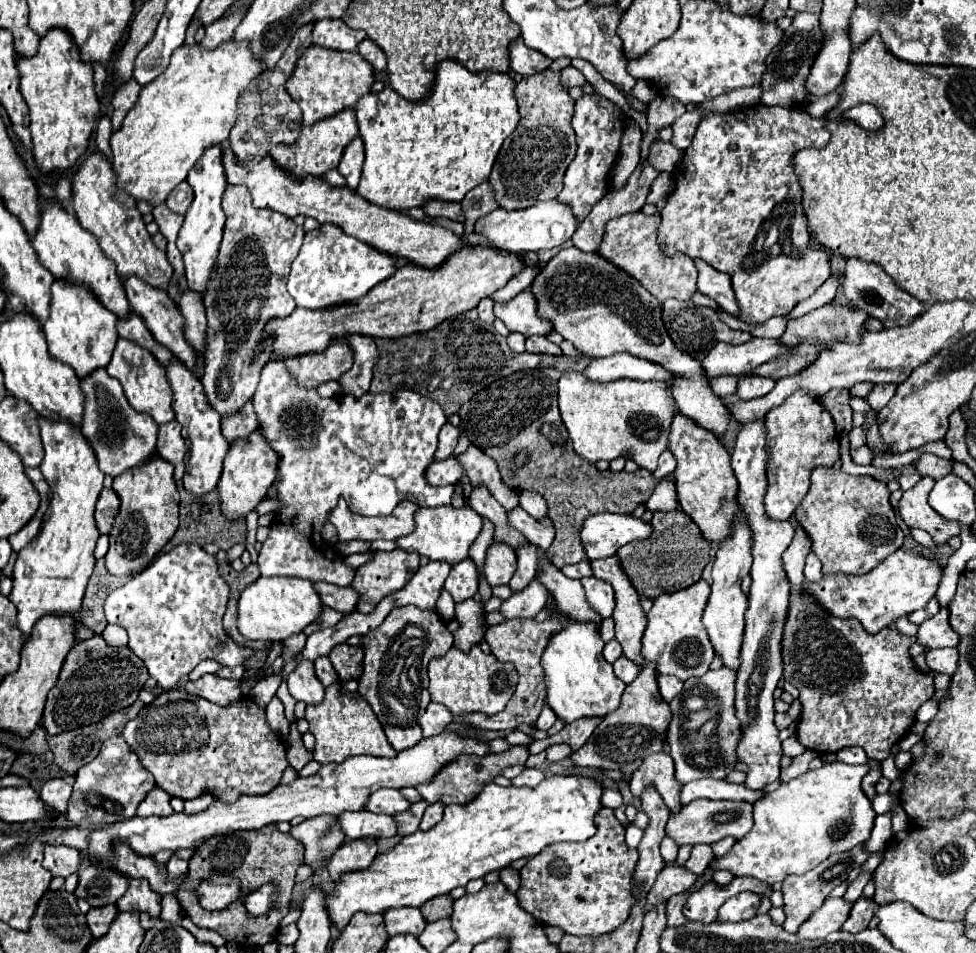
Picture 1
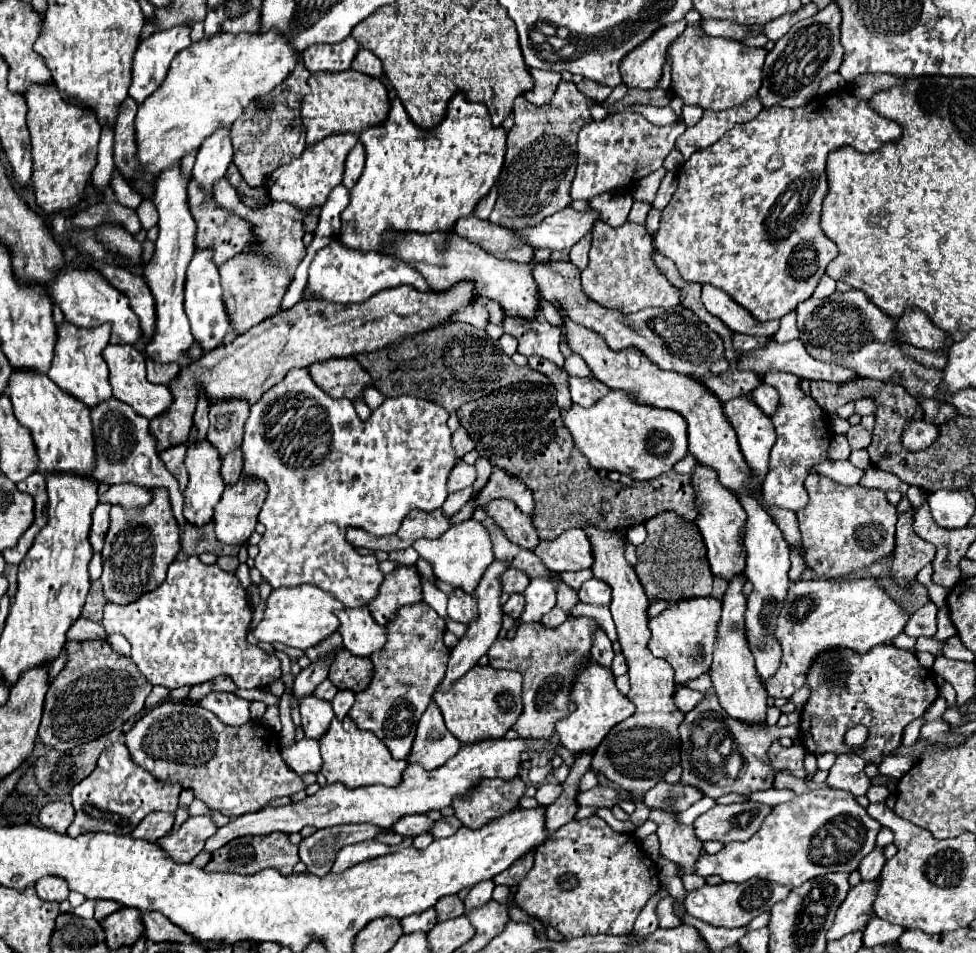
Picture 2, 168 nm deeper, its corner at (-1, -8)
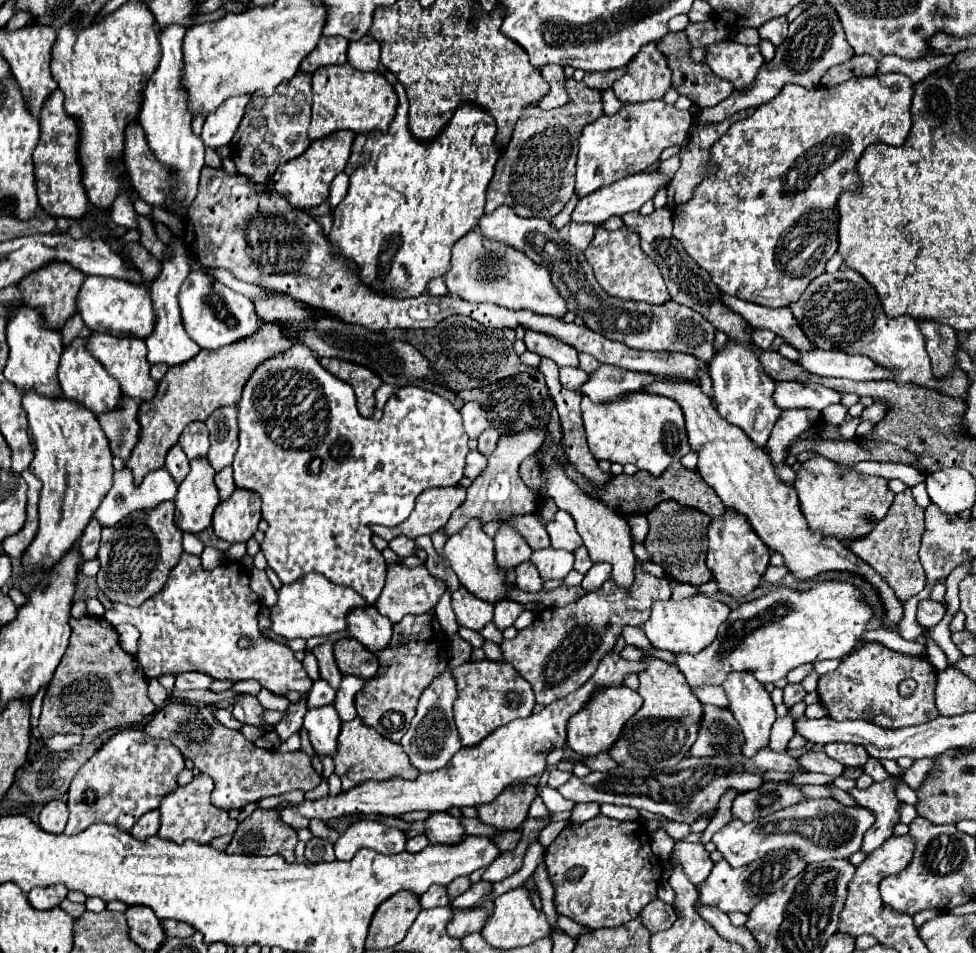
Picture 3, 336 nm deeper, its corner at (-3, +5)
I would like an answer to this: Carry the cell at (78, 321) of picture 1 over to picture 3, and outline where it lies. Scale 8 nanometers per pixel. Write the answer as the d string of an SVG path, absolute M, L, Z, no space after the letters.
M76 337L72 339L70 345L64 347L60 367L58 367L58 381L60 381L64 397L76 399L78 403L86 405L90 411L98 415L98 413L114 409L118 405L118 399L122 397L122 391L120 391L118 381L106 373L102 363L88 353L86 343L88 343L86 337Z

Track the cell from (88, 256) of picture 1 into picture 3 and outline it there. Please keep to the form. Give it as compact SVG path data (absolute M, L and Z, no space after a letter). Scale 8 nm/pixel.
M88 275L76 297L76 309L90 331L110 335L136 335L144 339L148 331L152 331L152 325L156 321L152 317L152 299L148 297L148 287L124 279L106 279Z

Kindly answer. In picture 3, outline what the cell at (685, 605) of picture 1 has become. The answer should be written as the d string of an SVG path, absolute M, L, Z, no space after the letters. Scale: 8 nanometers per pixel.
M696 593L694 597L678 603L674 603L672 599L656 601L652 605L652 615L642 629L656 649L666 649L672 653L700 653L700 649L706 649L716 639L718 627L726 621L728 613L730 609L726 603L718 601L716 597Z

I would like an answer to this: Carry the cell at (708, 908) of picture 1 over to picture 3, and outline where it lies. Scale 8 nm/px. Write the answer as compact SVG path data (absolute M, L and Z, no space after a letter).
M782 849L778 855L768 855L760 861L754 861L750 865L744 865L740 869L732 869L724 859L720 863L714 865L712 873L708 875L706 881L702 881L698 885L698 899L704 905L710 907L718 907L724 913L732 913L732 911L742 911L742 913L750 913L756 903L760 903L764 897L768 897L774 891L780 891L792 877L796 877L806 865L804 861L798 861L800 857L792 851Z

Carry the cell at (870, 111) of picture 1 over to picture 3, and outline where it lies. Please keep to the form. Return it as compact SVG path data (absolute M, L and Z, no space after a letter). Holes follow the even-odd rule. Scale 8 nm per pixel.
M886 73L886 75L872 75L872 77L854 77L834 87L816 87L816 89L804 89L798 85L786 85L772 101L760 105L756 113L748 119L736 121L726 135L720 137L710 149L710 165L706 167L708 175L700 181L700 185L694 189L694 195L690 201L674 205L672 207L672 219L674 219L674 237L682 243L686 253L712 275L712 281L720 287L722 293L734 295L738 299L758 303L764 307L788 307L790 303L798 301L804 289L824 273L826 261L836 253L838 249L838 209L836 201L844 189L856 189L858 177L854 173L854 165L866 145L884 141L884 143L898 143L902 145L906 141L906 135L912 127L910 119L910 101L912 101L912 81L900 73ZM784 269L796 271L796 277L786 273Z

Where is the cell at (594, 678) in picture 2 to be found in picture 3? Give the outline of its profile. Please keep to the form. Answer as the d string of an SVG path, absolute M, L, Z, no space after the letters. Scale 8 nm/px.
M618 685L618 687L602 687L596 693L592 693L590 701L574 715L568 719L568 745L584 757L592 757L598 755L602 751L608 751L612 741L616 741L616 737L620 735L620 729L624 727L624 723L642 707L642 697L634 691L628 689L626 685Z

